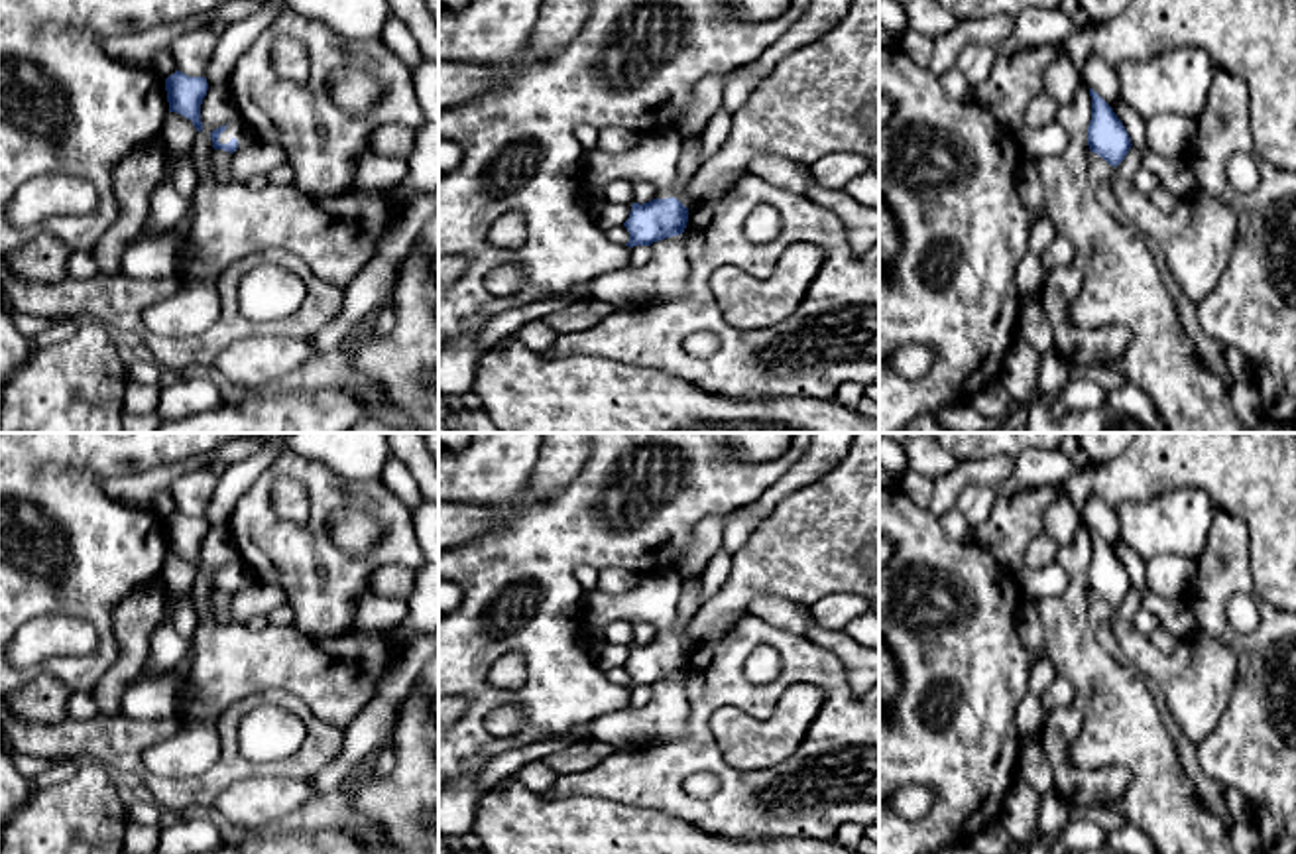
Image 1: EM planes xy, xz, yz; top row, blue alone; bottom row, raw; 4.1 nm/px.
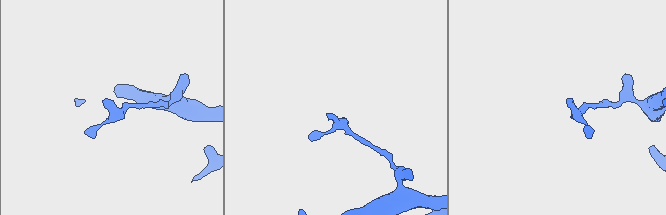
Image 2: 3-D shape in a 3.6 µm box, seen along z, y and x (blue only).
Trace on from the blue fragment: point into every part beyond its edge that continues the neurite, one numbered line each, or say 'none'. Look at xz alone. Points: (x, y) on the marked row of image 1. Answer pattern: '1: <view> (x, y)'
1: xz (655, 158)

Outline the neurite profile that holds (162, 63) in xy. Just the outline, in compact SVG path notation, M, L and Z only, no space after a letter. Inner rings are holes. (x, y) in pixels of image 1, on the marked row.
M169 47L157 51L157 53L151 57L147 69L149 69L153 75L157 75L159 79L163 79L163 81L165 81L169 75L173 75L173 73L177 71L177 67L175 67L175 61L173 61L173 55L171 55Z

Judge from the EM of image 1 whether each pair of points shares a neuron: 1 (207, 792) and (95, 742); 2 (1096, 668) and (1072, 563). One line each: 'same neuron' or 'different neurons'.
1: same neuron
2: same neuron

